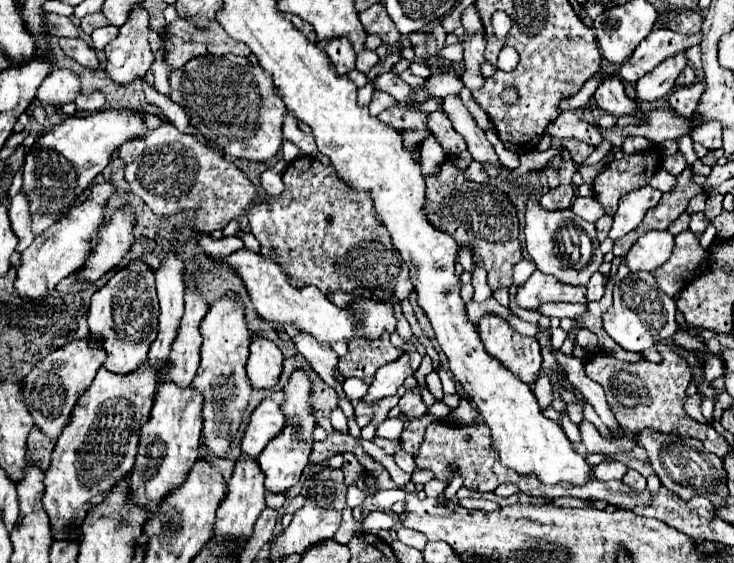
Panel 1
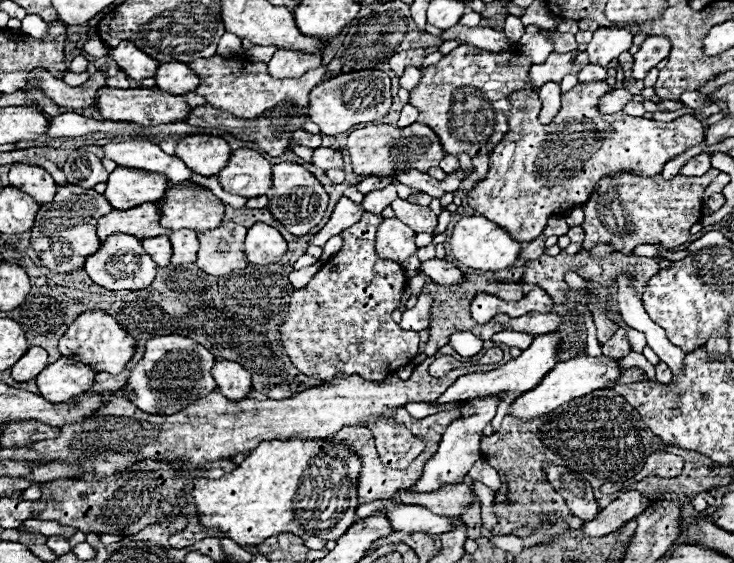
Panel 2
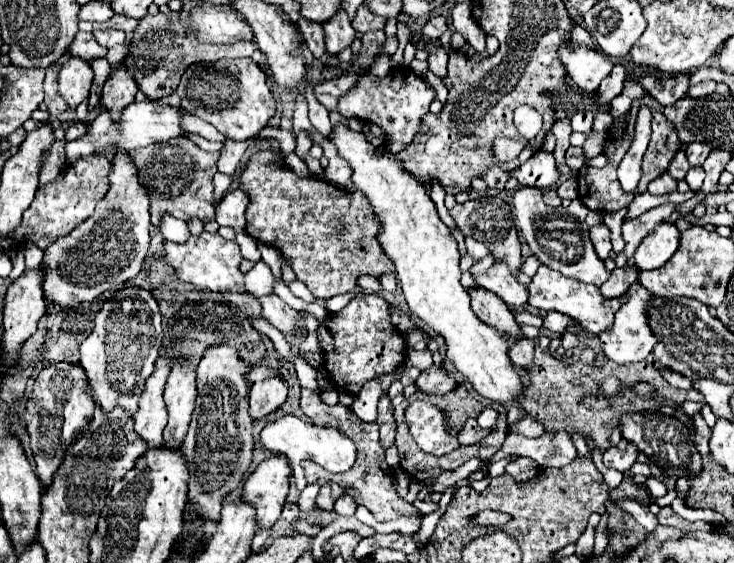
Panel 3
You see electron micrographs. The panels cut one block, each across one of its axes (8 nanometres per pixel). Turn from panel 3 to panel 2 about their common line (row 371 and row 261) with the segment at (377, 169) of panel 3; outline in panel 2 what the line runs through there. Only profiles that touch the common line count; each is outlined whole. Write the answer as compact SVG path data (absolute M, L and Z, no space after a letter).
M468 216L456 222L456 226L452 228L452 236L450 236L450 250L452 256L466 268L474 268L474 270L484 270L484 272L498 272L504 268L514 266L518 254L520 254L520 244L516 240L510 238L510 234L496 226L494 222L488 222L484 216Z

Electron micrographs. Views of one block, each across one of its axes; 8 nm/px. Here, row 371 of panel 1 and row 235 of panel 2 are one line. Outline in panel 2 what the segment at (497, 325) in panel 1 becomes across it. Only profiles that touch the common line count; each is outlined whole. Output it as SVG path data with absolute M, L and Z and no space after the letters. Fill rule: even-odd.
M580 82L580 84L576 84L576 88L572 88L570 92L566 92L566 94L562 96L562 108L560 108L558 116L556 116L548 126L544 126L544 124L538 122L538 90L520 90L520 92L514 92L514 94L510 96L510 100L512 100L512 110L508 112L508 114L510 114L510 116L508 116L510 134L506 134L506 138L502 138L502 144L496 146L496 148L492 150L490 160L488 160L488 164L490 164L488 178L482 180L482 182L478 182L478 184L470 190L470 194L468 194L468 206L470 206L472 210L476 210L478 214L482 214L484 218L488 218L490 222L496 222L498 226L504 226L506 232L510 232L512 238L514 238L516 242L528 244L528 242L532 242L534 238L538 238L538 236L542 234L542 230L544 230L544 226L546 226L546 218L550 218L552 214L564 214L564 212L568 212L570 208L576 208L578 204L586 202L588 196L592 194L594 186L596 186L602 178L608 178L610 174L620 174L620 172L636 172L638 176L652 178L654 174L660 174L660 172L662 172L662 168L664 168L664 164L666 164L668 160L672 160L672 158L676 158L678 154L684 154L688 148L698 146L700 142L704 142L704 126L702 126L702 122L700 122L698 118L694 118L694 116L690 116L690 114L680 116L680 118L676 118L676 120L672 120L672 122L656 122L656 120L648 120L648 118L644 117L633 117L627 115L623 111L613 114L602 114L602 112L598 110L598 100L600 100L600 96L604 96L610 88L612 88L612 86L608 86L606 82L590 82L590 84L582 84L582 82ZM610 126L616 130L616 134L612 134L610 138L604 138L604 136L602 136L602 130Z

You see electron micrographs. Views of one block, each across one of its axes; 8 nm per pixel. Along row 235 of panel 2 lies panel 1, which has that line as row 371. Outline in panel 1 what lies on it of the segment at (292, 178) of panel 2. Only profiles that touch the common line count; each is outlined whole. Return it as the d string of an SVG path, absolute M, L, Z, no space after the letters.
M296 368L292 372L282 394L284 394L284 402L280 404L280 410L286 414L286 426L282 428L282 434L274 436L268 442L268 446L262 450L262 454L258 456L258 464L260 464L262 472L266 474L266 488L272 492L284 492L300 480L300 474L302 474L304 466L308 464L308 456L314 446L312 432L318 424L312 402L310 402L312 400L312 380L308 378L308 374L304 370Z

